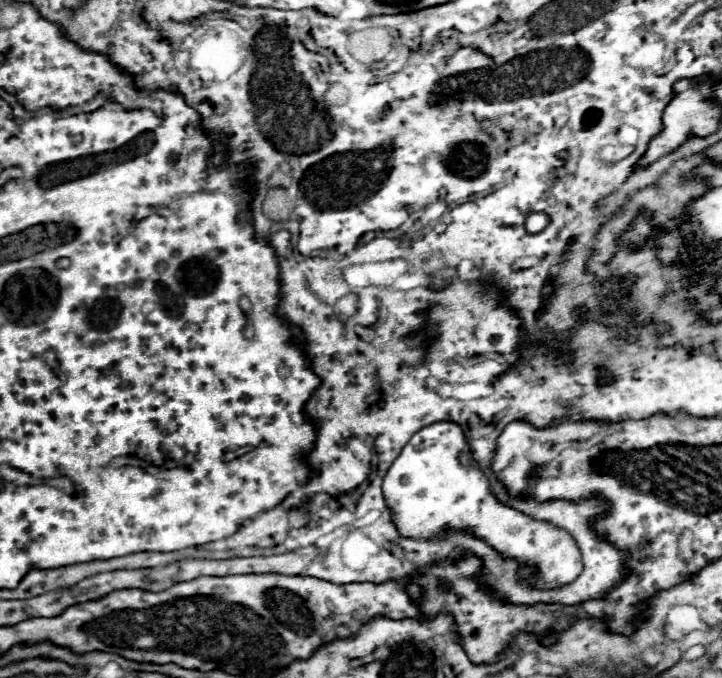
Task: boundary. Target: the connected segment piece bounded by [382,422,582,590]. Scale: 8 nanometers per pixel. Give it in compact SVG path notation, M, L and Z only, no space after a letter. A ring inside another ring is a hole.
M436 422L436 424L430 424L422 430L418 430L410 438L410 442L402 448L400 456L396 458L386 473L382 491L386 506L392 516L392 524L396 526L396 530L402 538L430 540L430 538L440 536L450 530L458 530L458 532L470 530L476 538L484 540L490 548L494 548L502 558L514 558L522 568L524 566L532 568L534 574L528 578L522 578L522 582L526 582L534 590L560 588L560 586L574 582L582 574L582 552L580 552L576 540L566 530L562 530L546 520L536 520L508 504L502 504L494 496L488 478L476 464L462 428L454 422Z

